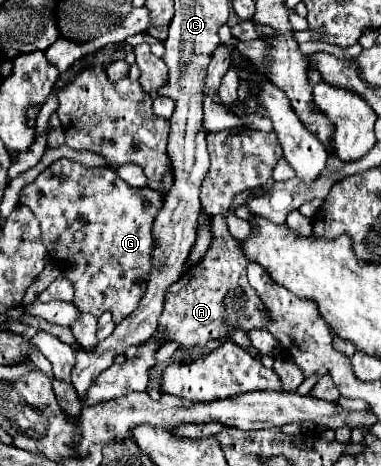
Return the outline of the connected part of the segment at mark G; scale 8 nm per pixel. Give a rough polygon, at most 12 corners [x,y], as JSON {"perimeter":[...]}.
{"perimeter":[[59,159],[23,187],[77,305],[121,323],[153,269],[155,189]]}

